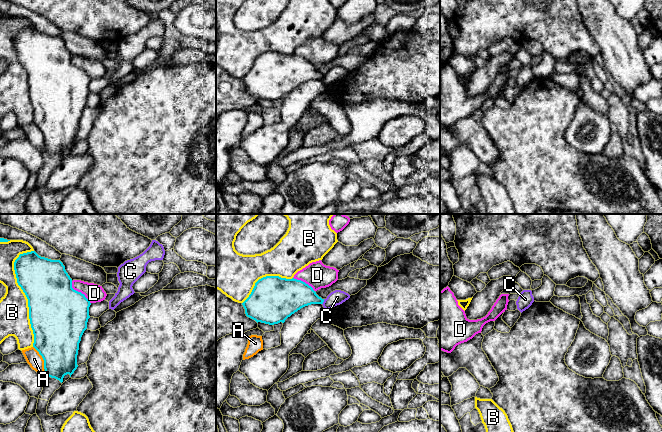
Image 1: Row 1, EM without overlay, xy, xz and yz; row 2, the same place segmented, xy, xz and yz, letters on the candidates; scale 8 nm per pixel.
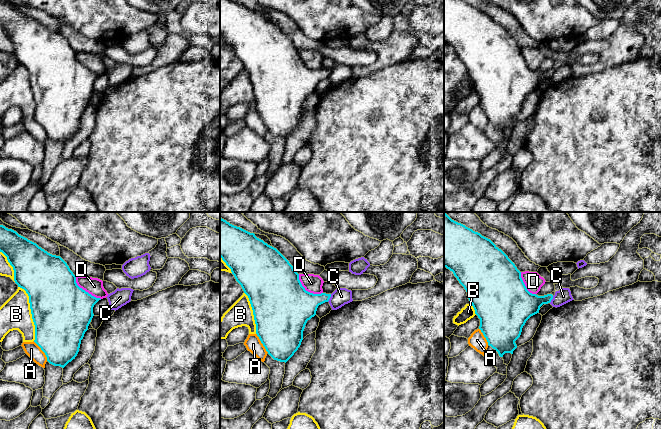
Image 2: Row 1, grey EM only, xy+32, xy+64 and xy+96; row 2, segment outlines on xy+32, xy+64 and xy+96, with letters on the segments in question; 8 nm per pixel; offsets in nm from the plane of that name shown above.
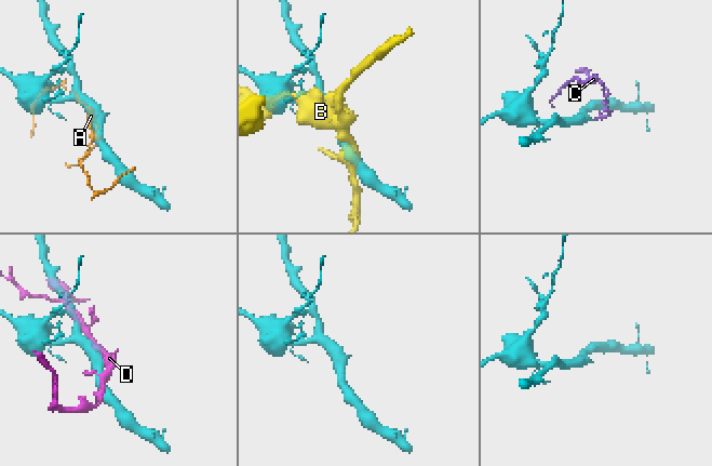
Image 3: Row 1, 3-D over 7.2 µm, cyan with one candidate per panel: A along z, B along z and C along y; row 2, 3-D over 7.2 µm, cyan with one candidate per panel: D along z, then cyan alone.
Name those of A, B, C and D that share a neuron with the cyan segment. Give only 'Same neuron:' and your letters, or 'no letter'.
Same neuron: no letter

